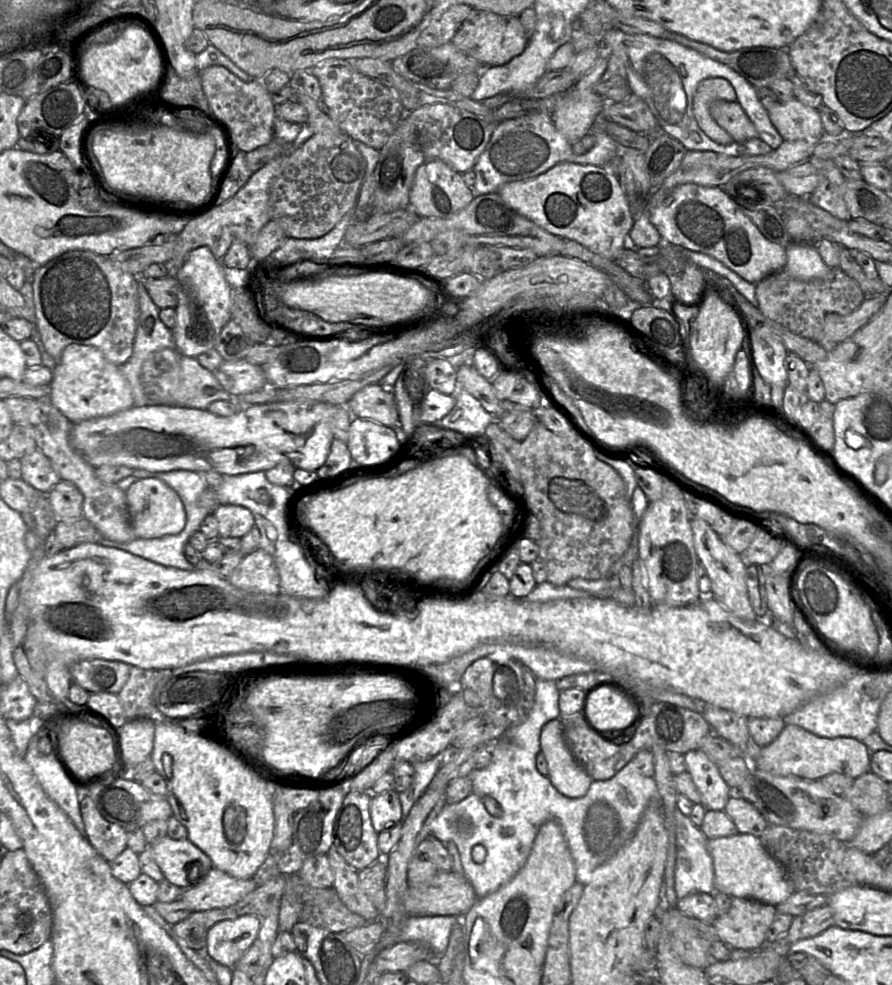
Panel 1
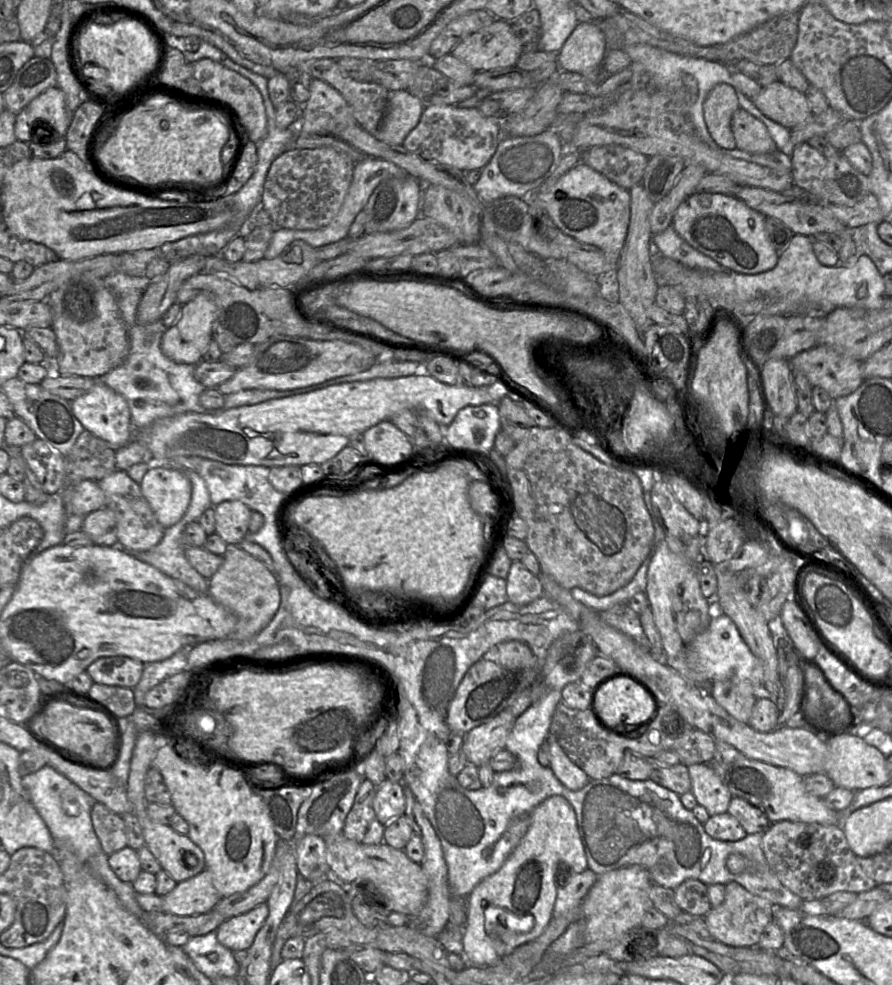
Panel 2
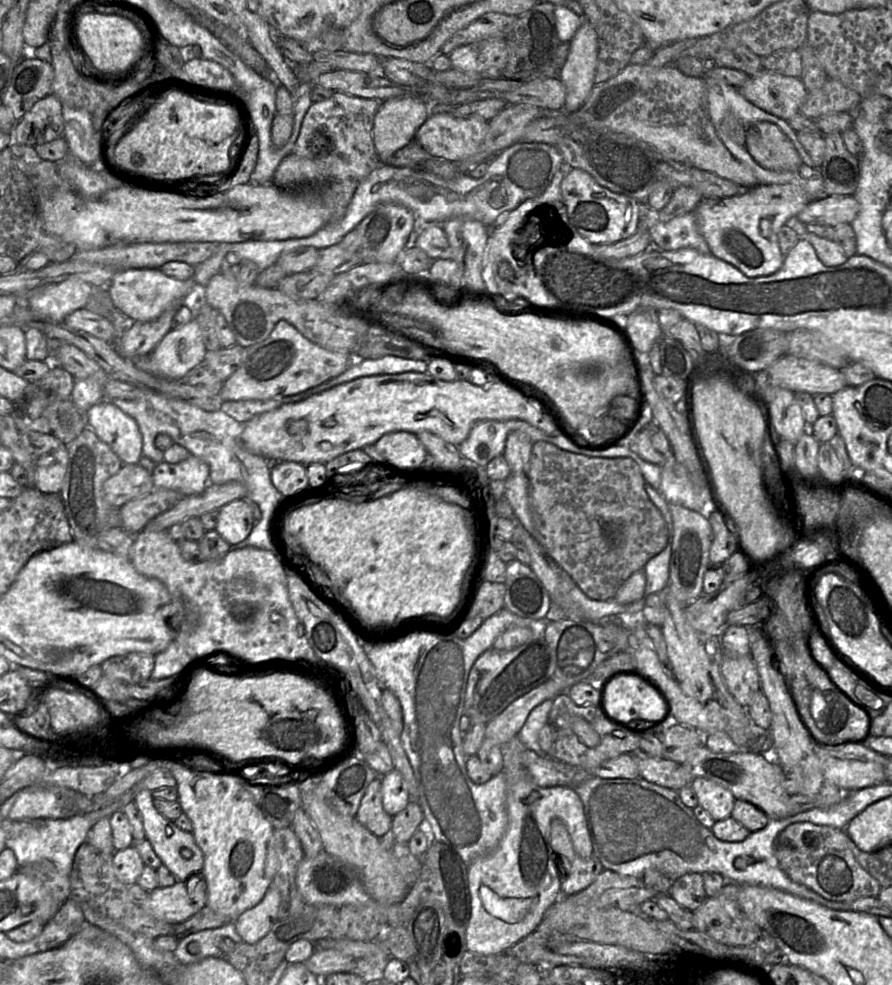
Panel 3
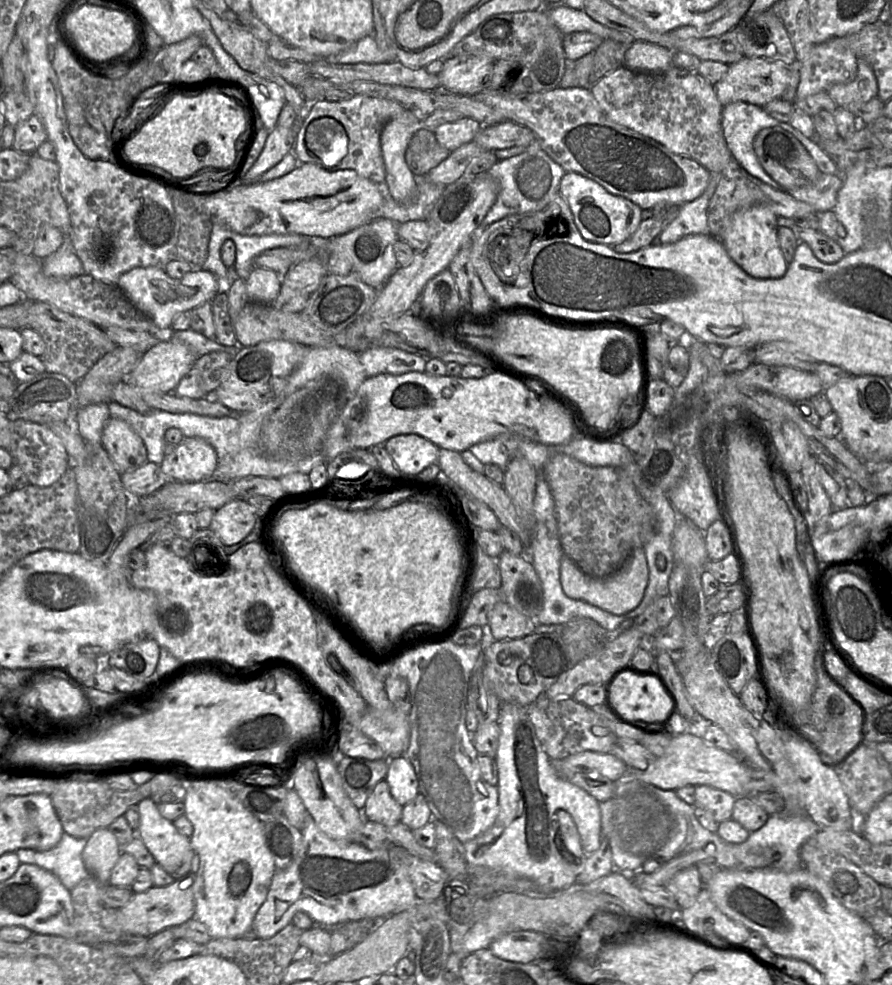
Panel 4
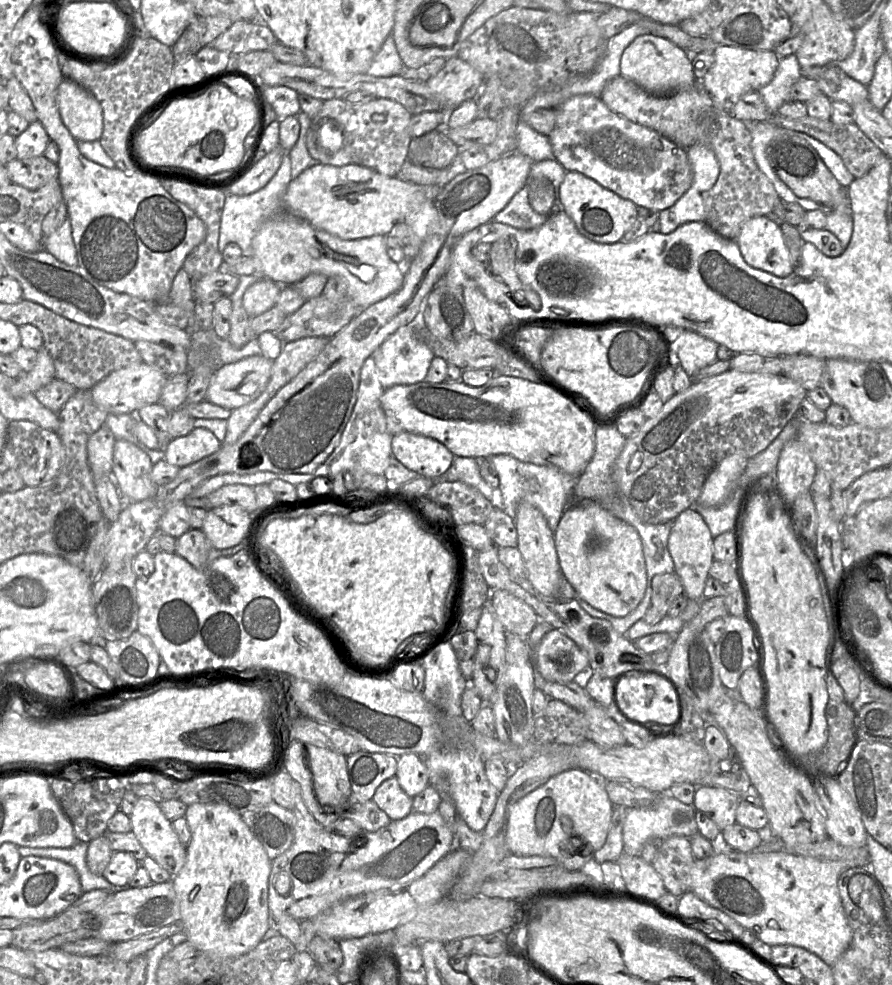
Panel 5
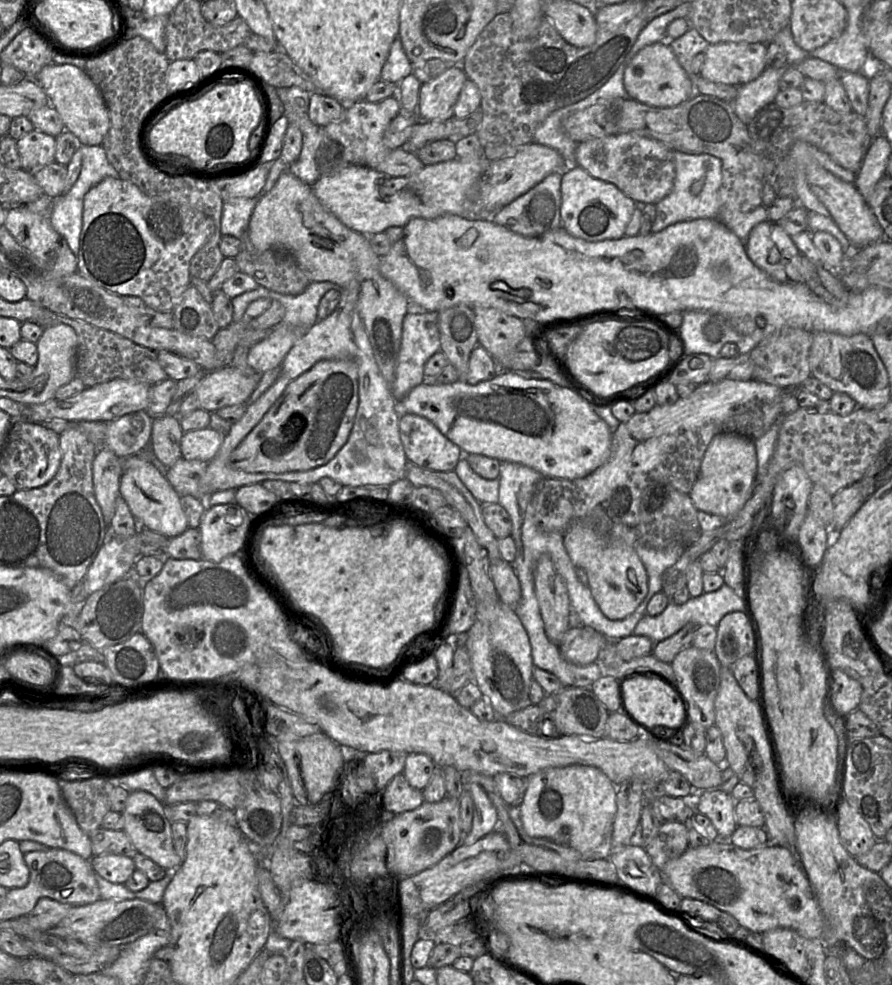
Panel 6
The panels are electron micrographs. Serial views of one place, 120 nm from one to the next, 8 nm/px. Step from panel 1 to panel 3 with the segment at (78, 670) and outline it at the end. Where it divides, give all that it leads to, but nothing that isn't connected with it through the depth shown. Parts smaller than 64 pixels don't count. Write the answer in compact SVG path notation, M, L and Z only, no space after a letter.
M131 652L112 656L100 664L102 674L120 679L127 684L136 684L150 678L155 655Z

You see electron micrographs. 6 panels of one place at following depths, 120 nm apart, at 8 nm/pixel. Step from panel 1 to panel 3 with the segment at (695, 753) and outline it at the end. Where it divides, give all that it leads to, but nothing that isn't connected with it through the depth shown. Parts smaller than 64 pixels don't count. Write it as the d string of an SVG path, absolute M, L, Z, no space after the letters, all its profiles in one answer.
M703 777L693 778L690 786L698 797L698 805L715 821L731 816L736 798L729 790Z

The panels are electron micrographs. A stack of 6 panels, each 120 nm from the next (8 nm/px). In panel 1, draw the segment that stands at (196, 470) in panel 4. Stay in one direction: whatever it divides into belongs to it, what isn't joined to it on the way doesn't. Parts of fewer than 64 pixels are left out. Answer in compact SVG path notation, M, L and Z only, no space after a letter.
M156 478L134 482L125 492L130 522L136 538L155 539L180 533L186 523L184 505L179 495Z

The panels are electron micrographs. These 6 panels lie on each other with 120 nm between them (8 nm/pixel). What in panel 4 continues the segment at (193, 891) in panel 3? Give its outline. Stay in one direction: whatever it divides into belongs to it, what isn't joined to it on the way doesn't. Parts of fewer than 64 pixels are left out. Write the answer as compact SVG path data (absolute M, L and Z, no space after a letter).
M189 873L167 886L153 885L144 892L134 892L128 903L119 908L121 927L124 933L149 937L159 931L179 925L193 918L195 913L193 883L194 873Z

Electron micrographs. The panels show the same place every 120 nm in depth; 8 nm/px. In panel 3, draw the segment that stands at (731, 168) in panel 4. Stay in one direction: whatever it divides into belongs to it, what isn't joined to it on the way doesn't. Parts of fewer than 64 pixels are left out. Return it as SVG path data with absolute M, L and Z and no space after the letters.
M826 196L811 201L796 218L803 224L823 223L835 227L841 223L851 224L860 211L854 196Z

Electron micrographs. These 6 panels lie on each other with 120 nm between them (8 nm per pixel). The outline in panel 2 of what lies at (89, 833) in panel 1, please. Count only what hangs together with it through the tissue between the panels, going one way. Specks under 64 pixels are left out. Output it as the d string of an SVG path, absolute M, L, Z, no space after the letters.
M94 802L91 808L91 821L105 854L110 856L127 846L125 825L121 815L100 802Z

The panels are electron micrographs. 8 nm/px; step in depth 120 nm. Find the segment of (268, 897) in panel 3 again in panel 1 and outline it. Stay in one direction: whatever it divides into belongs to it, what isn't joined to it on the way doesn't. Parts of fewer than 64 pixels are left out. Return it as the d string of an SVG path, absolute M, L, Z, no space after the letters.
M247 914L217 922L207 933L208 955L219 964L233 968L256 940L262 919Z

